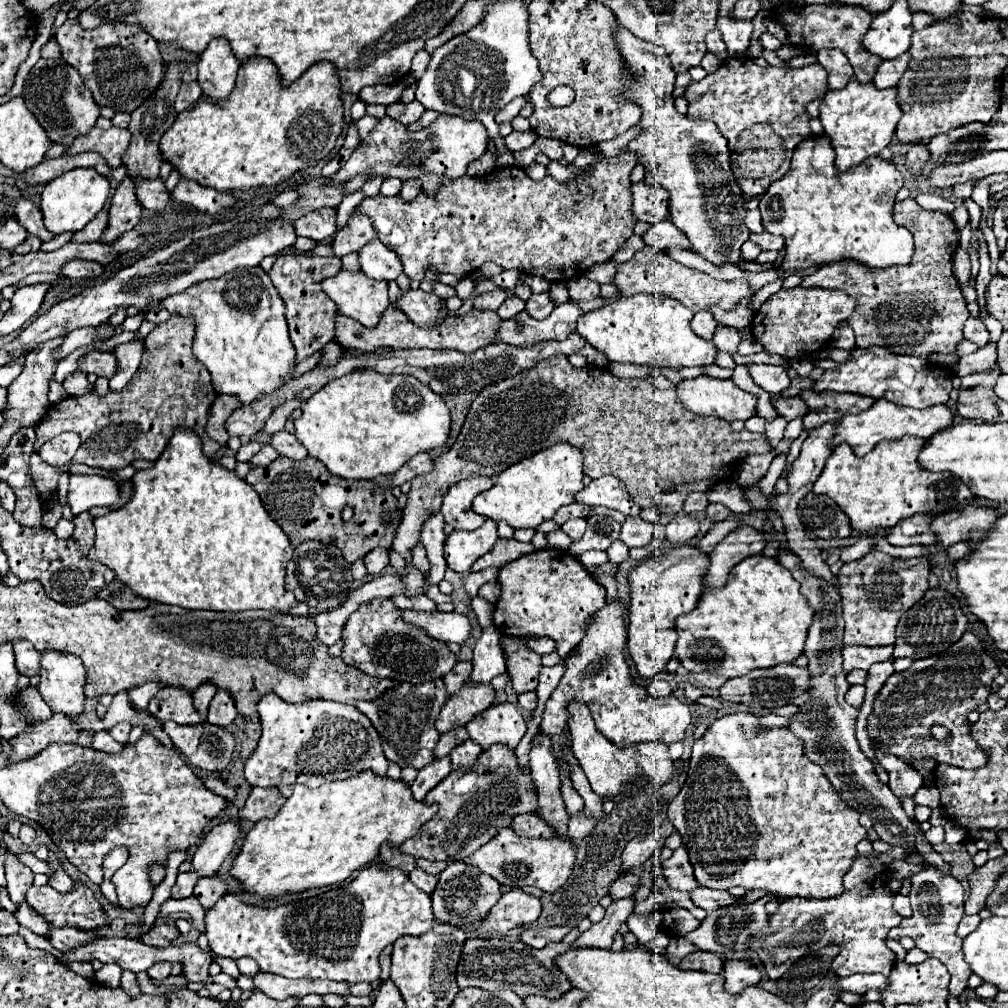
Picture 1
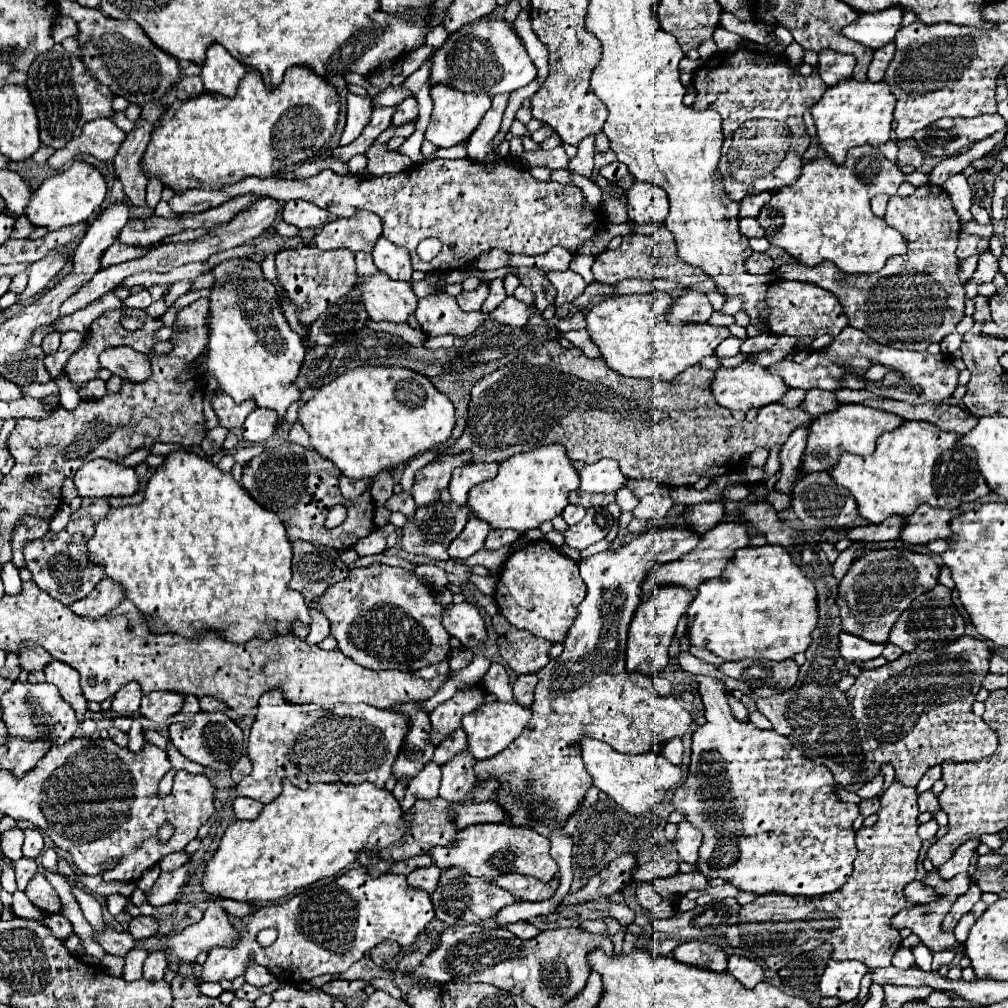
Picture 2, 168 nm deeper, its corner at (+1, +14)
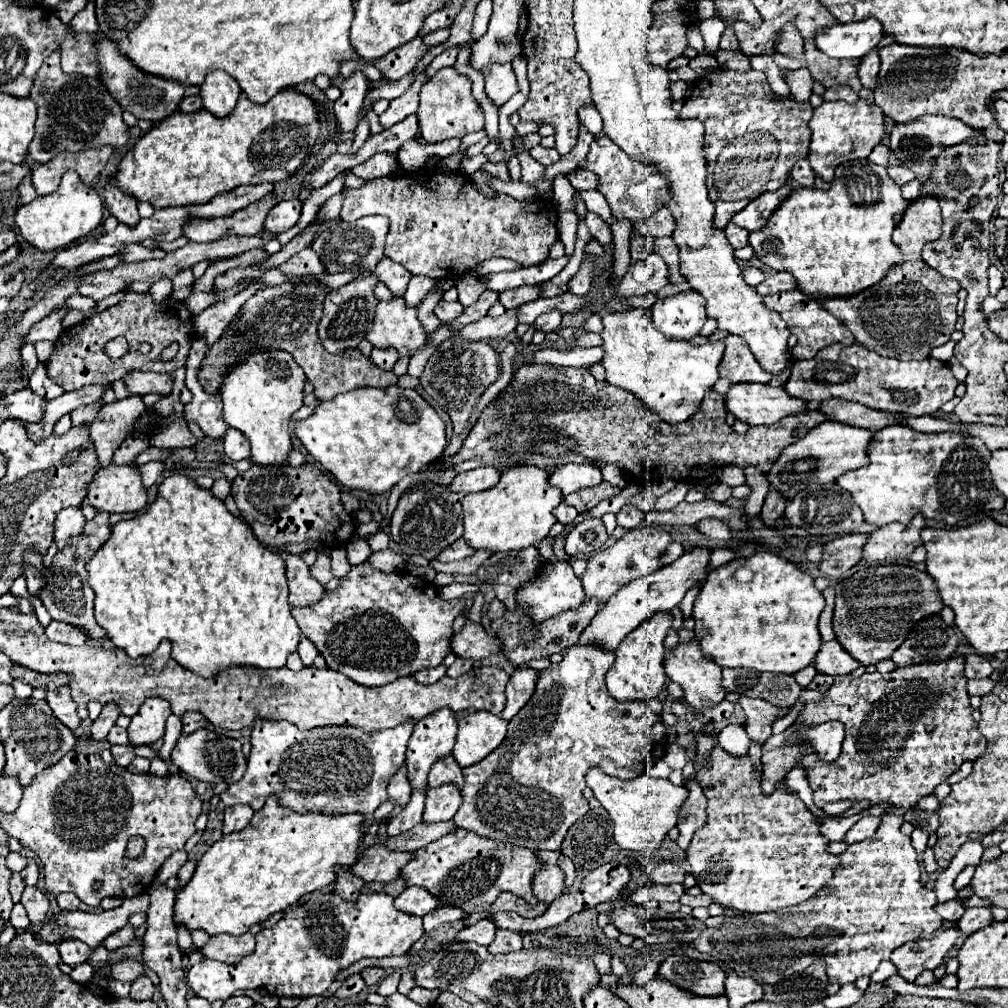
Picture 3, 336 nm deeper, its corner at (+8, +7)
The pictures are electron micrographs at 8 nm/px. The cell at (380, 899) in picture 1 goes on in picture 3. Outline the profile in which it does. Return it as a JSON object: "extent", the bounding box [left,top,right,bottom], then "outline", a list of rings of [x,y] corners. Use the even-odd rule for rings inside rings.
{"extent":[188,893,424,1001],"outline":[[[312,893],[306,903],[292,907],[292,911],[286,911],[284,917],[272,929],[262,929],[256,935],[256,951],[252,953],[252,957],[248,955],[240,963],[234,963],[234,965],[220,963],[214,959],[204,959],[188,971],[188,983],[198,997],[204,997],[208,1001],[216,1001],[216,999],[226,1001],[236,991],[242,991],[242,989],[266,989],[270,995],[276,995],[276,997],[304,999],[312,995],[322,995],[332,985],[332,981],[336,979],[340,971],[348,969],[360,959],[366,959],[366,957],[382,959],[382,957],[392,957],[392,955],[406,955],[408,949],[422,937],[422,933],[424,933],[422,919],[398,911],[394,907],[394,899],[386,893],[366,893],[366,895],[360,895],[356,903],[348,903],[336,893],[326,893],[326,895]]]}

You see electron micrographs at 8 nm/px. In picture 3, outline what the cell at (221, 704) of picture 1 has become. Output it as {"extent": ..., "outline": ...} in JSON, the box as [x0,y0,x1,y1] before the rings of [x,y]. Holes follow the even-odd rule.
{"extent":[180,713,208,735],"outline":[[[184,713],[180,719],[182,719],[182,733],[184,735],[198,731],[202,727],[208,727],[208,721],[200,713]]]}

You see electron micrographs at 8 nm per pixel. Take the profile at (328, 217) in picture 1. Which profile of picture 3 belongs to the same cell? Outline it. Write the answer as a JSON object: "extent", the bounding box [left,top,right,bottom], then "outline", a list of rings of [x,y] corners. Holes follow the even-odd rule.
{"extent":[264,199,300,233],"outline":[[[290,199],[290,201],[280,201],[266,217],[264,221],[264,229],[272,231],[272,233],[282,233],[288,231],[290,227],[294,227],[300,219],[300,201],[298,199]]]}

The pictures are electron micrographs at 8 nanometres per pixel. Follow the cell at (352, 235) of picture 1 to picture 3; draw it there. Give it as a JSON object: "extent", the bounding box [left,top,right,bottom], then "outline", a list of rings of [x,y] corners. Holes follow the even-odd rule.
{"extent":[312,215,388,273],"outline":[[[368,215],[362,217],[354,223],[338,221],[328,227],[320,235],[316,235],[312,249],[318,253],[320,261],[324,261],[324,269],[328,273],[342,273],[342,271],[352,271],[352,273],[364,273],[376,269],[380,257],[384,257],[384,239],[388,235],[388,219],[380,215]]]}

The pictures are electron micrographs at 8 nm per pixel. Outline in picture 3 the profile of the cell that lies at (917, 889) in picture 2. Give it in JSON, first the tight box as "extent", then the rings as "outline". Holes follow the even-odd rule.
{"extent":[934,899,966,923],"outline":[[[954,899],[954,901],[948,901],[948,903],[938,903],[938,905],[934,907],[934,911],[936,911],[942,919],[956,923],[956,921],[960,921],[960,917],[964,915],[966,907]]]}

